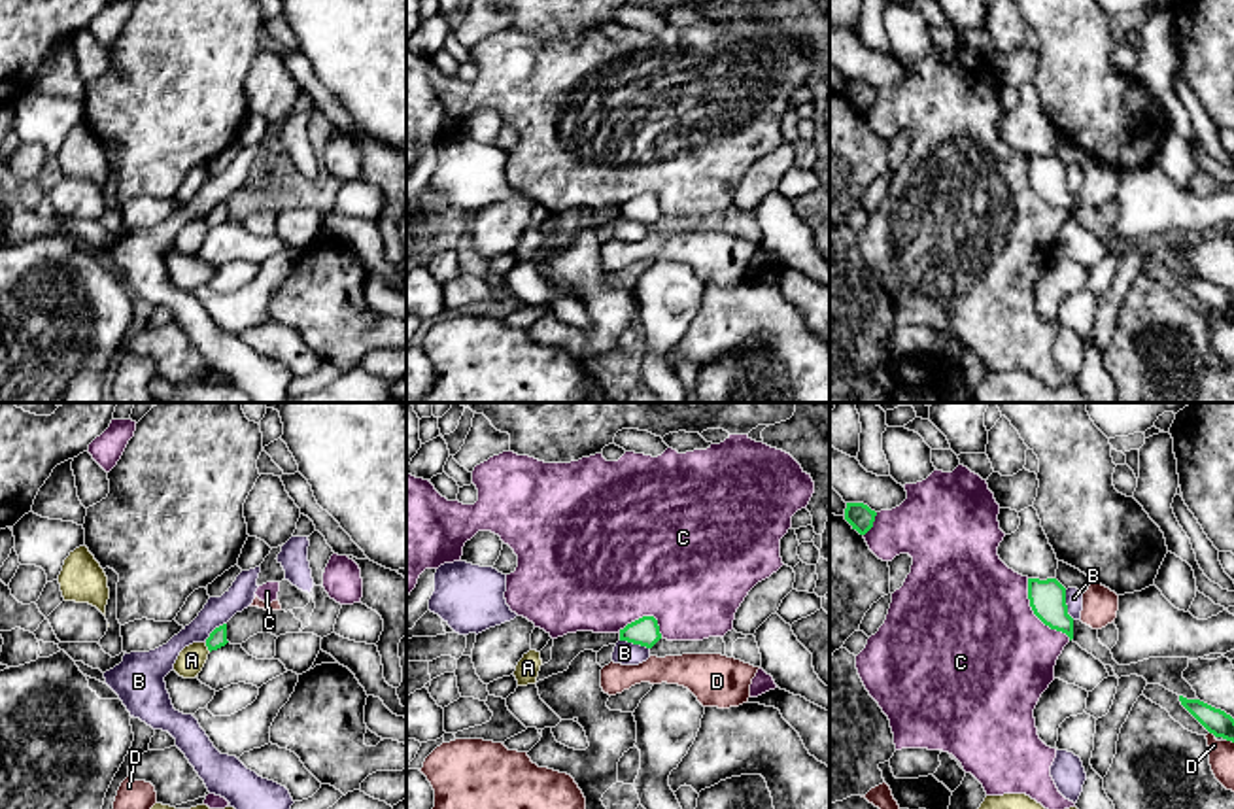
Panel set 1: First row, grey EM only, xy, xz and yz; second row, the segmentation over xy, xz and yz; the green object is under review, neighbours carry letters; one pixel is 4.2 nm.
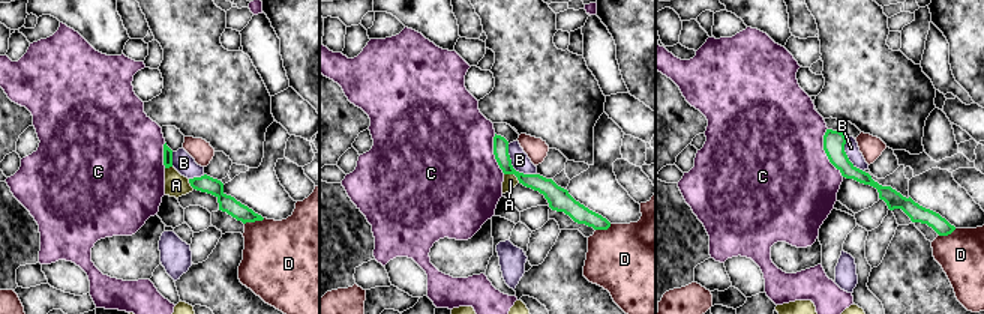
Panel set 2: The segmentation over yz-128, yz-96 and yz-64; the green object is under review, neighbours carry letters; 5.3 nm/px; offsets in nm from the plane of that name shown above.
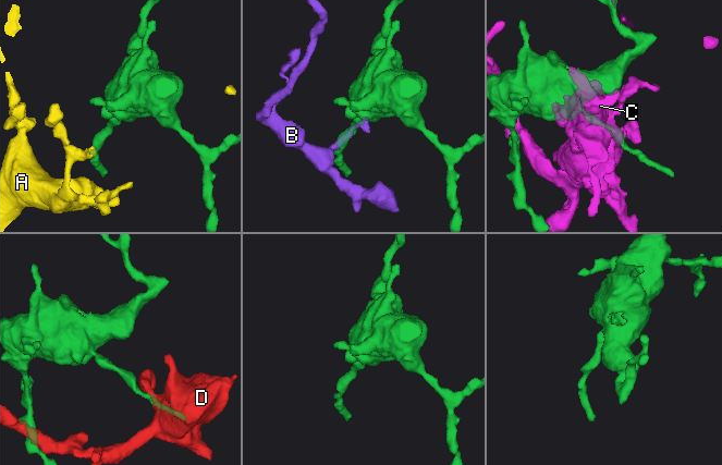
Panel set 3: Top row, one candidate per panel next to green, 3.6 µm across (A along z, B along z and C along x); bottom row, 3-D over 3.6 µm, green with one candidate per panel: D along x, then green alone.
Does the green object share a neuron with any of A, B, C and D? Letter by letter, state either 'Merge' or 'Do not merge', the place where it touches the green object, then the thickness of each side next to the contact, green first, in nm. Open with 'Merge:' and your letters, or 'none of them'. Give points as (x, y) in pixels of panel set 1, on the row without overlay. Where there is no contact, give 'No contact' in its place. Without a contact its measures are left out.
Merge: none of them
A: Do not merge. Touches green at xy (206, 222). Thickness 80 nm (green) against 120 nm
B: Do not merge. Touches green at xz (635, 220). Thickness 120 nm (green) against 100 nm
C: Do not merge. Touches green at yz (1036, 191). Thickness 160 nm (green) against 500 nm
D: Do not merge. Touches green at yz (1214, 310). Thickness 110 nm (green) against 110 nm

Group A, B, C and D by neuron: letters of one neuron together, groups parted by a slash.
A / B / C / D

